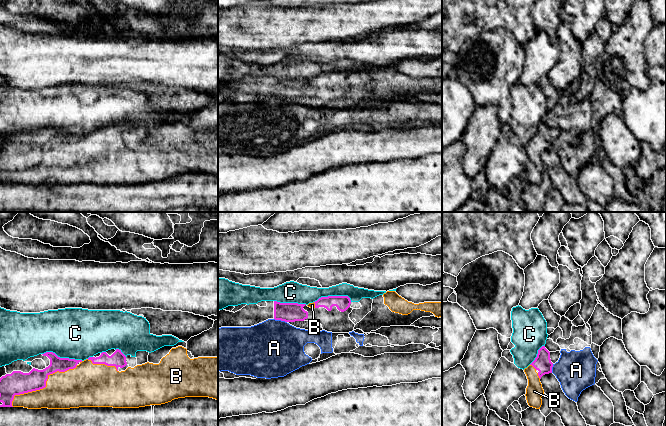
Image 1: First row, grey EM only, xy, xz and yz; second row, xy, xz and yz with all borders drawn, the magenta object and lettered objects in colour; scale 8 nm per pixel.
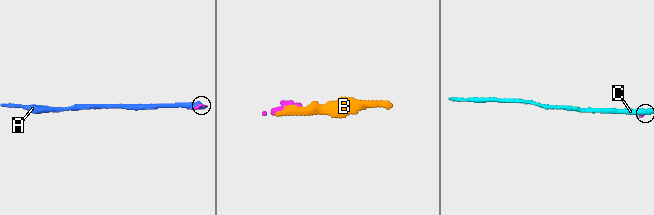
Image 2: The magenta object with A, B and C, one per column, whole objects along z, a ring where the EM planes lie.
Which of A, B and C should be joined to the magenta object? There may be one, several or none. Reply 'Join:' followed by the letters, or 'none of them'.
Join: B

